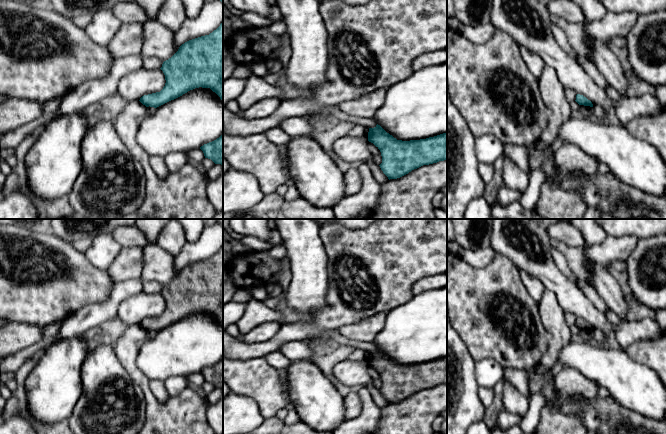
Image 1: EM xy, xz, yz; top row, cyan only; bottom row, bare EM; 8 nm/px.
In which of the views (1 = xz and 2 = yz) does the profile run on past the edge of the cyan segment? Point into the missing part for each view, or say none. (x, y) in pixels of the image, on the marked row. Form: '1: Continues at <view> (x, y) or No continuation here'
1: No continuation here
2: No continuation here

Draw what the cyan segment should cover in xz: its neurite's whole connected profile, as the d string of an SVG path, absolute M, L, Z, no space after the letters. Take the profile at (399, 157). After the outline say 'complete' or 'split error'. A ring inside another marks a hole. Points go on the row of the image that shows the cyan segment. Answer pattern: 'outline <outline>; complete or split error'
outline M377 124L374 128L369 128L368 141L380 150L382 163L379 166L389 180L400 178L423 165L447 160L447 132L426 139L402 141Z; complete

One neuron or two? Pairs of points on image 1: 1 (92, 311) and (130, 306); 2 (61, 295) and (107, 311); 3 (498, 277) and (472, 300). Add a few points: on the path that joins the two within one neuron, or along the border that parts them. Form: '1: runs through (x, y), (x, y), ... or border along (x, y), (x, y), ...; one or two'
1: border along (137, 294), (131, 295), (121, 302), (116, 316); two
2: border along (109, 294), (106, 300), (84, 305), (68, 317); two
3: runs through (492, 283), (478, 297); one

